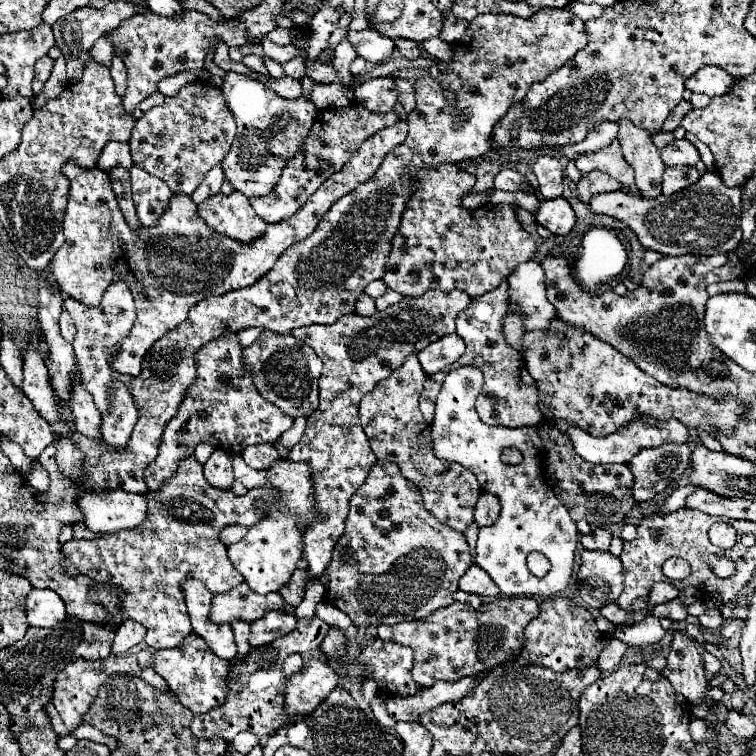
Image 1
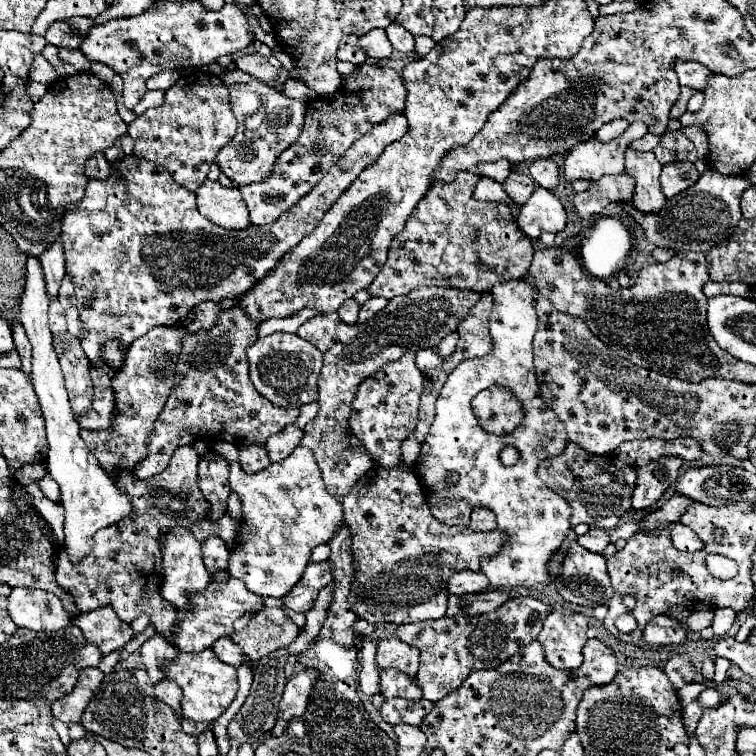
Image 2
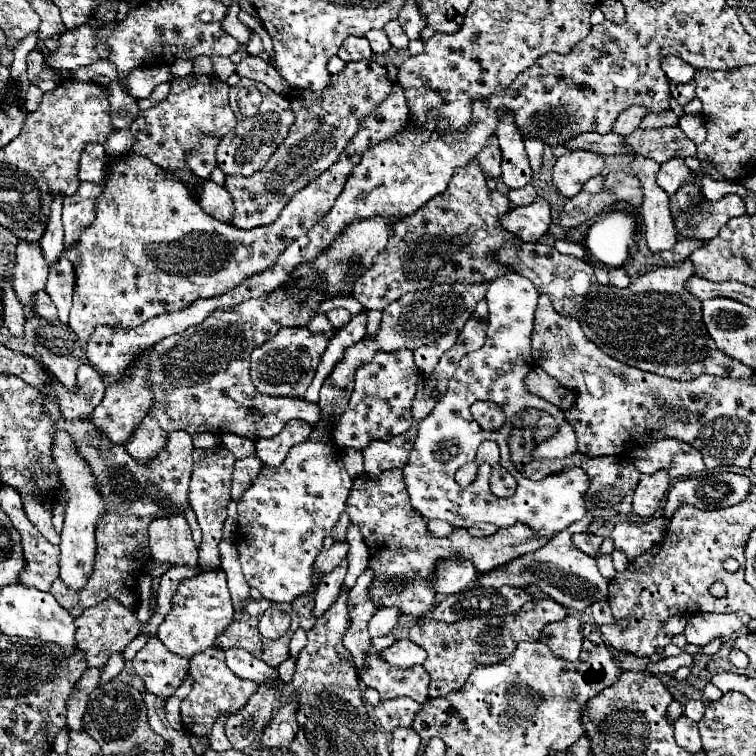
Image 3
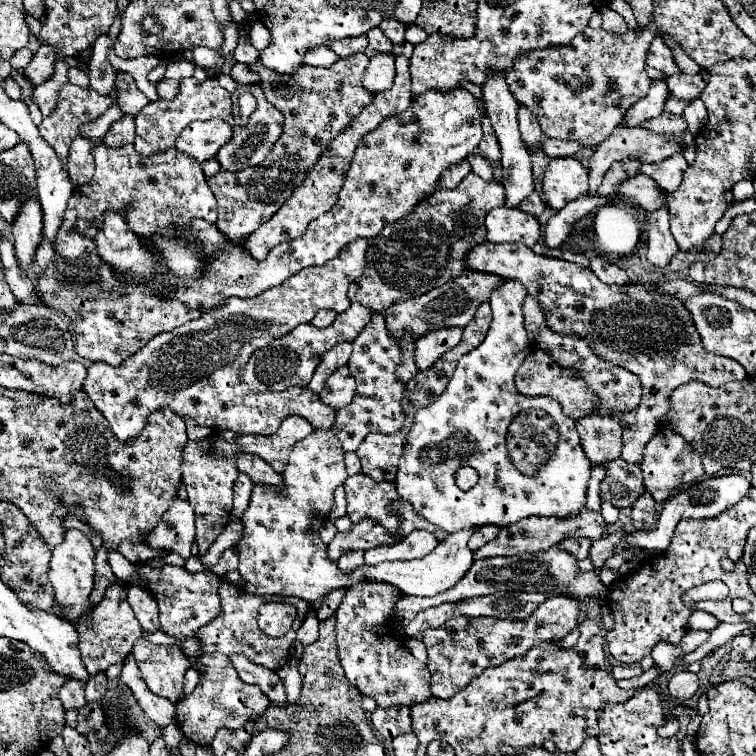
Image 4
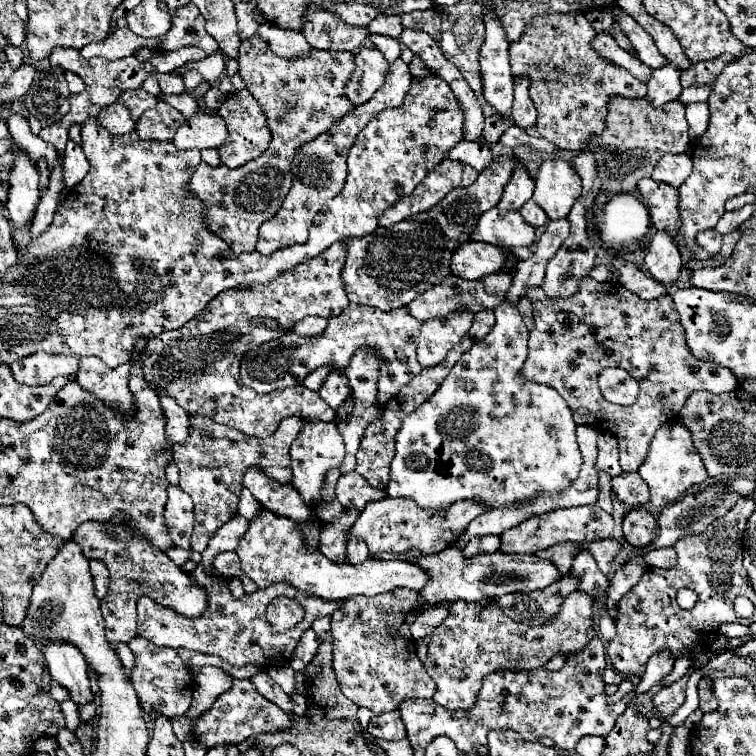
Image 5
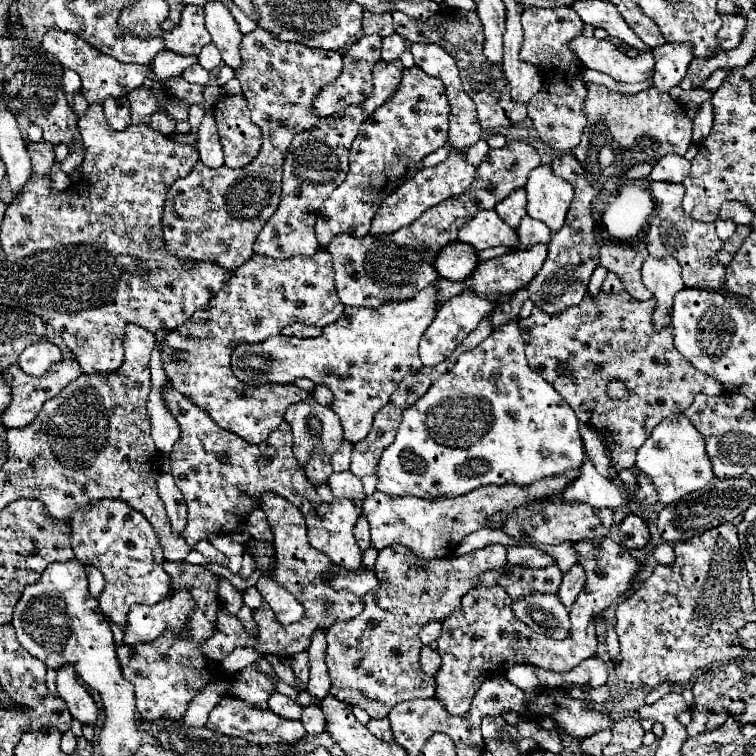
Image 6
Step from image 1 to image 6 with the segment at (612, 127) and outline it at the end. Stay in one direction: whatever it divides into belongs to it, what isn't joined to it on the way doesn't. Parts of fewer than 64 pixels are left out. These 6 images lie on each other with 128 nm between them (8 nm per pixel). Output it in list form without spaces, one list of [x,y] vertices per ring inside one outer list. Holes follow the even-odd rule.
[[[662,44],[652,50],[656,66],[654,66],[654,86],[658,90],[668,92],[670,88],[678,86],[688,70],[692,56],[692,44]]]

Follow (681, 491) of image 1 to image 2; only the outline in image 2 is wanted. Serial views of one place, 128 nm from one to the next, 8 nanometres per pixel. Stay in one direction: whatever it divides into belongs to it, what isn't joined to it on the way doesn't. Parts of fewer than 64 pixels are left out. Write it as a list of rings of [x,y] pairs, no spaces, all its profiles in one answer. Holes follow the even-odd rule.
[[[634,520],[620,525],[613,533],[610,534],[610,542],[615,543],[621,538],[625,540],[630,538],[639,531],[640,522],[641,520]]]

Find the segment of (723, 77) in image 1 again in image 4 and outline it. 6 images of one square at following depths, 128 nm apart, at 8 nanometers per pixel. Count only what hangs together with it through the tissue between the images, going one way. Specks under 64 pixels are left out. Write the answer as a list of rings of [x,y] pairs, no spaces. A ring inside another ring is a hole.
[[[656,36],[652,40],[652,44],[650,44],[650,50],[648,50],[648,56],[646,56],[646,64],[650,68],[656,68],[656,70],[664,72],[666,76],[672,76],[672,74],[680,72],[680,68],[676,68],[672,52],[666,48],[666,44],[662,42],[660,36]]]

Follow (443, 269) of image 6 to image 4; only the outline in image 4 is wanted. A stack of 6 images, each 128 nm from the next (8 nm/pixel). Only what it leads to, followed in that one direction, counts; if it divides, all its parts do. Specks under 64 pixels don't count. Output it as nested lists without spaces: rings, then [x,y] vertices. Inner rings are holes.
[[[476,244],[464,260],[468,270],[520,280],[526,292],[536,296],[542,306],[548,328],[584,338],[596,356],[608,360],[610,364],[618,364],[640,378],[640,406],[636,406],[634,412],[624,412],[624,416],[620,416],[620,424],[624,428],[622,460],[628,464],[642,462],[644,446],[656,434],[662,416],[668,414],[668,396],[678,386],[696,380],[718,388],[746,378],[744,368],[736,364],[736,360],[726,360],[724,356],[710,354],[702,348],[690,312],[676,296],[652,292],[636,284],[608,286],[600,282],[590,268],[534,254],[530,248],[524,248],[524,244]],[[534,348],[532,354],[528,354],[528,360],[524,360],[524,364],[520,364],[518,372],[516,372],[516,388],[520,388],[522,394],[526,396],[552,396],[562,404],[562,412],[566,416],[570,416],[572,420],[580,420],[588,414],[592,414],[600,404],[598,398],[589,390],[582,378],[572,372],[570,368],[560,368],[552,356],[548,356],[548,352],[544,352],[542,348]]]

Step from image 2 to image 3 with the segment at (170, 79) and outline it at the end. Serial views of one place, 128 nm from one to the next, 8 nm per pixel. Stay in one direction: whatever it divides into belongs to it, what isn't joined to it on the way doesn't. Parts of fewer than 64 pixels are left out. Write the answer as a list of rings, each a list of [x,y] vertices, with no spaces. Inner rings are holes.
[[[152,66],[152,68],[138,68],[136,72],[132,72],[132,76],[128,76],[126,84],[128,84],[128,94],[136,100],[140,98],[148,98],[150,92],[162,84],[170,80],[170,72],[166,66]]]

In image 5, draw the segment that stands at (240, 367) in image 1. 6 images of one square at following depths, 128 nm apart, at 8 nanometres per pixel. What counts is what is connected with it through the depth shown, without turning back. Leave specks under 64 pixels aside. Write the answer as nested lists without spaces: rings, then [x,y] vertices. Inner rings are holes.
[[[336,242],[320,256],[306,260],[288,272],[280,272],[280,276],[268,284],[220,292],[200,316],[182,328],[150,338],[148,348],[142,354],[144,378],[154,390],[166,390],[174,396],[186,412],[206,414],[218,424],[226,424],[256,438],[274,434],[280,420],[286,416],[334,420],[336,412],[318,396],[318,392],[298,384],[272,394],[256,394],[248,386],[238,384],[238,366],[248,350],[280,338],[298,320],[306,316],[334,318],[348,306],[340,278],[344,256],[344,244]],[[80,358],[80,370],[76,376],[76,382],[102,398],[106,404],[110,404],[118,416],[132,418],[134,400],[128,390],[128,376],[130,376],[130,364],[120,364],[118,368],[108,368],[98,358]]]

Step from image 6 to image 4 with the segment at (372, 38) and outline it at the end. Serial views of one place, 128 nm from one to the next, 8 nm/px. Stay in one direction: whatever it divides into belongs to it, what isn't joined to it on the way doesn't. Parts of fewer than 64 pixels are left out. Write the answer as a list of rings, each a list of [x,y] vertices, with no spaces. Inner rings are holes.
[[[376,54],[370,58],[370,64],[364,72],[364,88],[376,94],[388,90],[394,80],[394,56],[392,54]]]

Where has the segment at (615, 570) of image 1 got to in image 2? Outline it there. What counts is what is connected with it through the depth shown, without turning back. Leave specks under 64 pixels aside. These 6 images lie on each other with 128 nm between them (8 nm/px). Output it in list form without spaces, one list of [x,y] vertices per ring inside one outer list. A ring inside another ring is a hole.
[[[572,542],[568,546],[568,550],[566,550],[566,556],[562,560],[562,570],[554,578],[554,586],[556,586],[556,592],[566,602],[570,602],[574,606],[598,606],[598,604],[606,604],[610,600],[610,596],[614,594],[612,584],[610,584],[610,576],[606,572],[606,560],[600,554],[588,552],[586,548],[582,548],[576,542]]]

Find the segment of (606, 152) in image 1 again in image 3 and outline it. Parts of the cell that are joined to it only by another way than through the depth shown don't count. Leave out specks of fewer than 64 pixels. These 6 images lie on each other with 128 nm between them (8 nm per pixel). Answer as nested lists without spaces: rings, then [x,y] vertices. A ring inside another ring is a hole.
[[[672,110],[658,112],[658,114],[646,114],[640,128],[660,128],[660,126],[676,126],[680,122],[680,116],[676,116]],[[572,150],[556,160],[552,182],[564,198],[572,198],[582,190],[584,182],[600,174],[602,168],[604,168],[602,156],[586,150]]]

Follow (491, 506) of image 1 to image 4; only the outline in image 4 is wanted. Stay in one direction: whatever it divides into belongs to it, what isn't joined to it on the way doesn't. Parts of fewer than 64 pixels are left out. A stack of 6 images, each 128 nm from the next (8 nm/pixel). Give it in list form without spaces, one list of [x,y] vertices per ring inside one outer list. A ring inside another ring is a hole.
[[[480,526],[480,528],[476,528],[476,532],[472,534],[472,538],[468,542],[470,550],[476,552],[476,548],[482,548],[484,544],[492,542],[498,536],[498,532],[500,532],[498,526]]]

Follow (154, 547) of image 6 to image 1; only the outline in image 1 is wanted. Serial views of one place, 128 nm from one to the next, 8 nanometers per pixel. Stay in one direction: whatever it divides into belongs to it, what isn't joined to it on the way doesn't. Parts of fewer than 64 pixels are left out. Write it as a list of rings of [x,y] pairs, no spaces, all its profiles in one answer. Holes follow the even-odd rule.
[[[246,582],[238,584],[236,588],[228,592],[214,594],[212,608],[210,608],[210,620],[214,624],[232,624],[236,620],[254,622],[268,610],[282,608],[284,600],[278,592],[260,596],[248,588]]]

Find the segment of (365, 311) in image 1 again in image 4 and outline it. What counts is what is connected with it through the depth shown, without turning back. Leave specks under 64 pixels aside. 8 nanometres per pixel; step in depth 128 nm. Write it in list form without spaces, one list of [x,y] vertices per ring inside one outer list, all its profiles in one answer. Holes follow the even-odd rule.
[[[320,310],[320,312],[312,318],[310,324],[316,326],[316,328],[324,328],[324,326],[330,326],[334,318],[336,318],[336,312],[332,312],[332,310]]]

